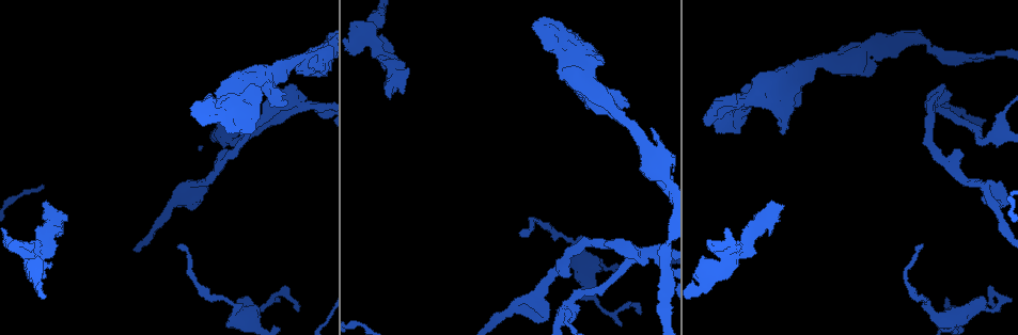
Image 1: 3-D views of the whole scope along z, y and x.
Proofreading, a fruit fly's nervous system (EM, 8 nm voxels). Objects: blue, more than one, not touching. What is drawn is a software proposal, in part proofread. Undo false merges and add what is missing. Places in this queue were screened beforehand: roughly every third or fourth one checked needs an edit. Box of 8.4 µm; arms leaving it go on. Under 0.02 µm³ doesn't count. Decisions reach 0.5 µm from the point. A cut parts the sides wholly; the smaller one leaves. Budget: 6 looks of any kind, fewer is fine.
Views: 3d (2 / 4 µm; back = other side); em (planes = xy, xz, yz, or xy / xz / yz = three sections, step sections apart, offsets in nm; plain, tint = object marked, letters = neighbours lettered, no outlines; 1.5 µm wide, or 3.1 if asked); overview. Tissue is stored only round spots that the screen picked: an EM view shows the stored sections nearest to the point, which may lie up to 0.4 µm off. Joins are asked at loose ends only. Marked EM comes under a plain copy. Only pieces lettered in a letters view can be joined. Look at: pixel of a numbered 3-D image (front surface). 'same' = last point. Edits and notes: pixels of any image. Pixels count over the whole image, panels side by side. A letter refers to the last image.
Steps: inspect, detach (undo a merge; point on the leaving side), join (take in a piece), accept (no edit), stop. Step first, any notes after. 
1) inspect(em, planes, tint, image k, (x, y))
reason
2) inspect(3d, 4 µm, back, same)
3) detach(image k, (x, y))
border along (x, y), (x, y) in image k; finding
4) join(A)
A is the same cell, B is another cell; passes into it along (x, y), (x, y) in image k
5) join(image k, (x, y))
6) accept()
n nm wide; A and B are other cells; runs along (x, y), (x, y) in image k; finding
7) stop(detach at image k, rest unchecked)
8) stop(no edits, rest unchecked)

inspect(3d, 4 µm, image 1, (390, 98))
branch stops here

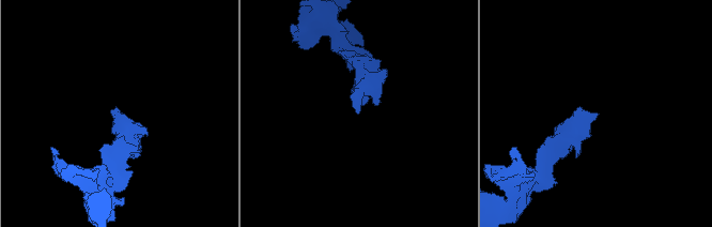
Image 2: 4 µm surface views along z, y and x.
inspect(em, xz, step 4, letters, image 2, (597, 114))

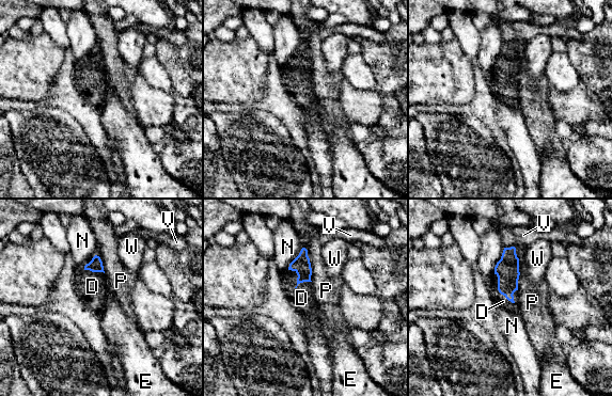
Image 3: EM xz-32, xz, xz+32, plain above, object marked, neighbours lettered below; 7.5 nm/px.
inspect(em, xy, step 8, letters, same)
cut it another way

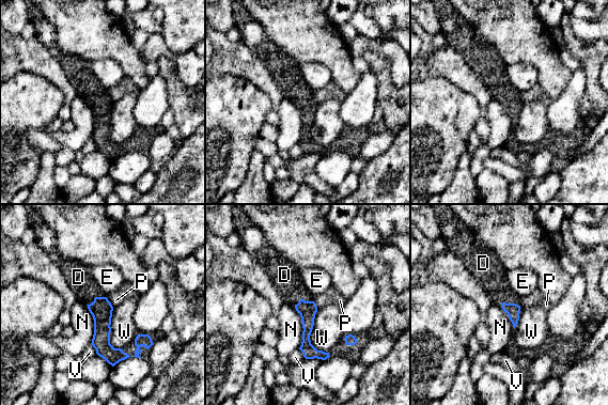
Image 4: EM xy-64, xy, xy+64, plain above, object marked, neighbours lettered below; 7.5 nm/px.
join(D)
D is the same cell, E, N, P, V and W are other cells; passes into it along (100, 309), (95, 297), (78, 277) in image 4; the cell continues

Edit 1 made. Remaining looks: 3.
inspect(3d, 4 µm, back, image 1, (522, 236))
free end

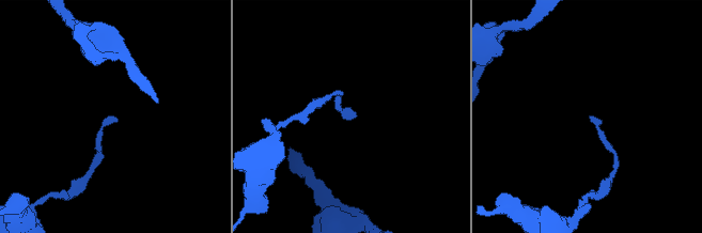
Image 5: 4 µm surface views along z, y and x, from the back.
inspect(em, planes, tint, image 5, (115, 118))

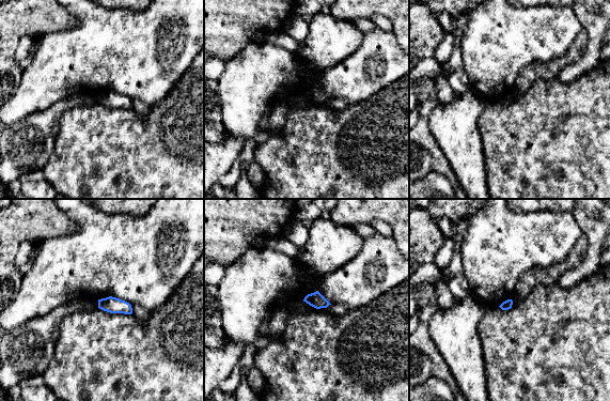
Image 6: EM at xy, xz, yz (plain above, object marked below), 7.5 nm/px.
inspect(em, planes, letters, same)

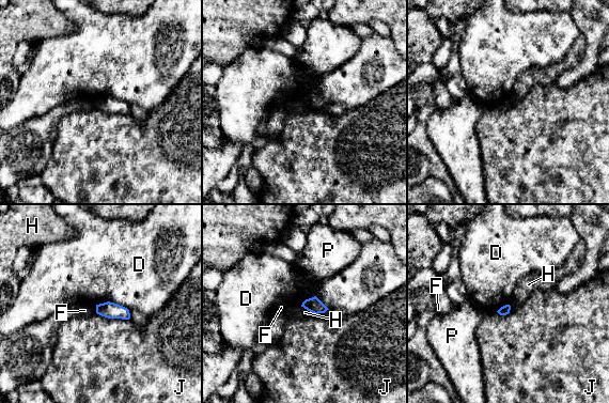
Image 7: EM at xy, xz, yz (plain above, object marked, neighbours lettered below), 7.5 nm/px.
accept()
J touches over 280 nm; D, F, H, J and P are other cells; border along (95, 311), (108, 318), (129, 319) in image 7; no lettered piece goes on from it

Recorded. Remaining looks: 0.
stop(join at image 4, rest unchecked)

